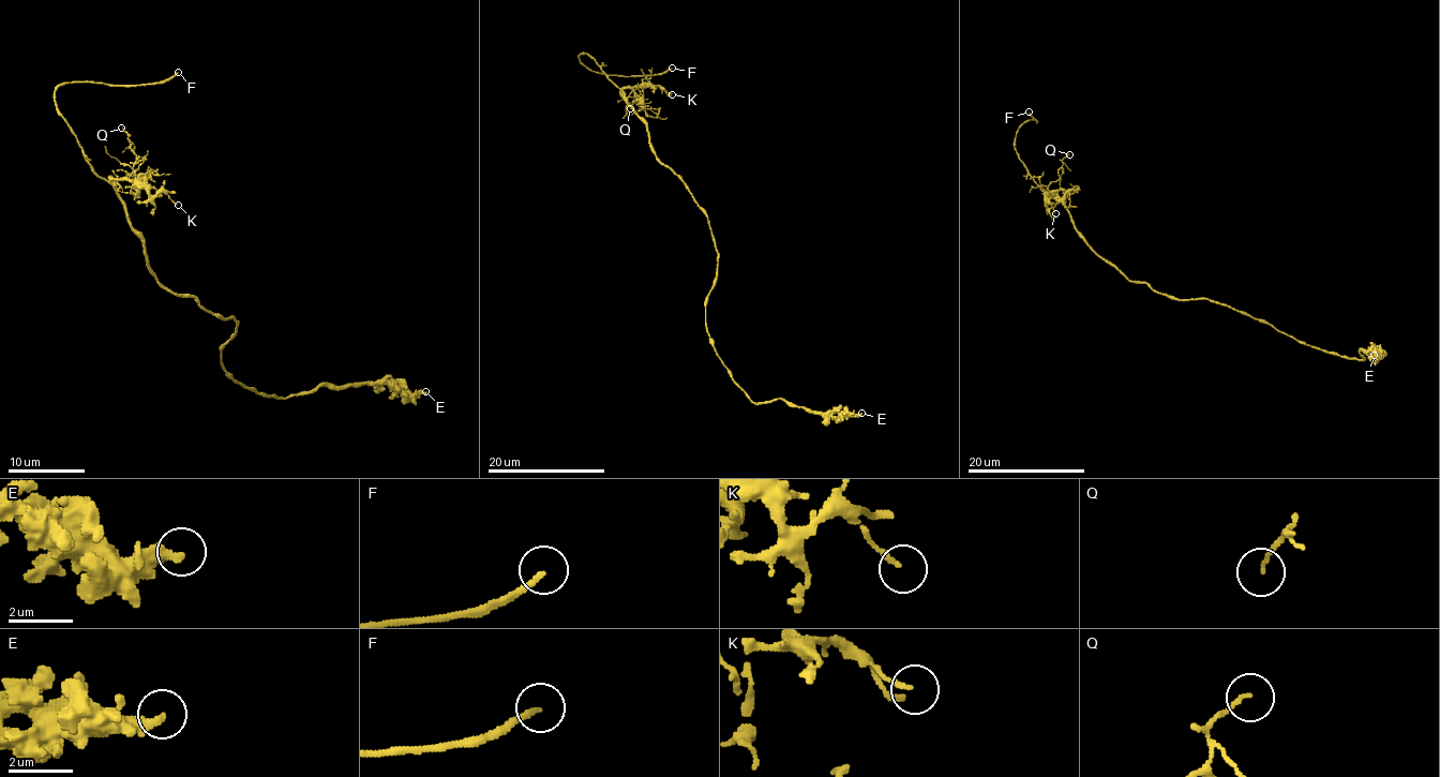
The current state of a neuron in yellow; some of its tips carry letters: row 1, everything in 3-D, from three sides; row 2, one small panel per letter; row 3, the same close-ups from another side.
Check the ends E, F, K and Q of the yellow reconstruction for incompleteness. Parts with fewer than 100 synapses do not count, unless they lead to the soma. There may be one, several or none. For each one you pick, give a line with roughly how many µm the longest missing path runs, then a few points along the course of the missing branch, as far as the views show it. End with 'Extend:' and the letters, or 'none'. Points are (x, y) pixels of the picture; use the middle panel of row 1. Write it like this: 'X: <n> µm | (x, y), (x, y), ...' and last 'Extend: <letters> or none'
F: 9 µm | (672, 68), (686, 63), (699, 68), (702, 62)
Extend: F

